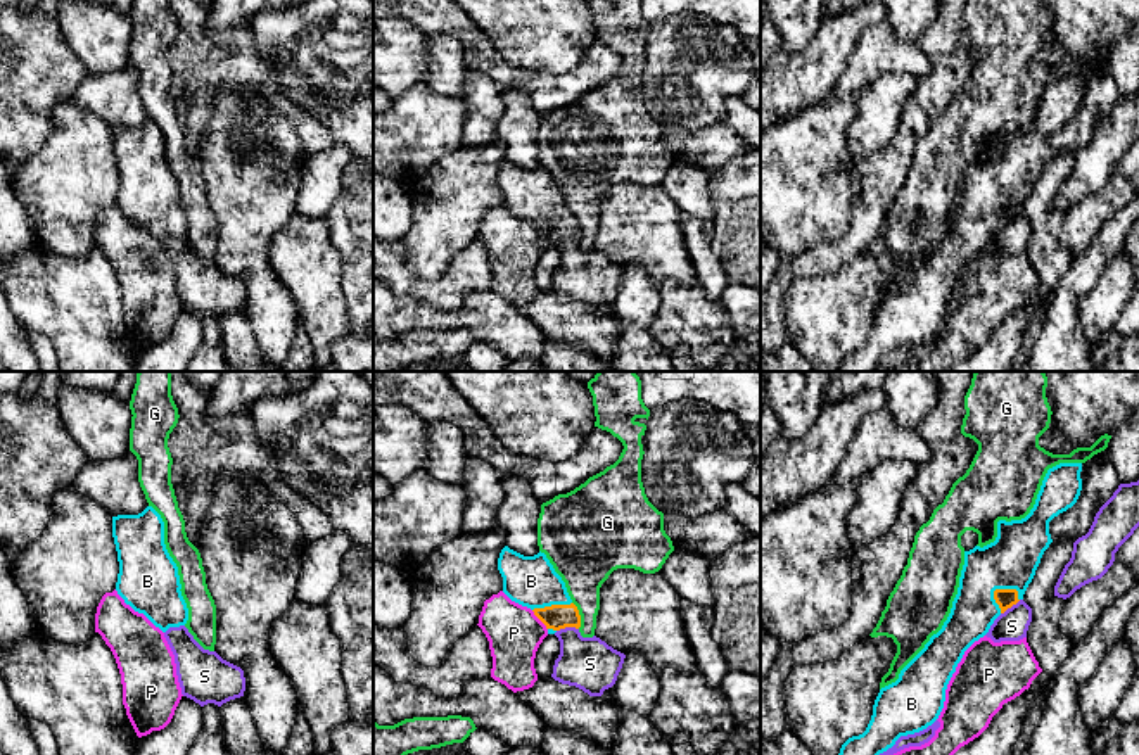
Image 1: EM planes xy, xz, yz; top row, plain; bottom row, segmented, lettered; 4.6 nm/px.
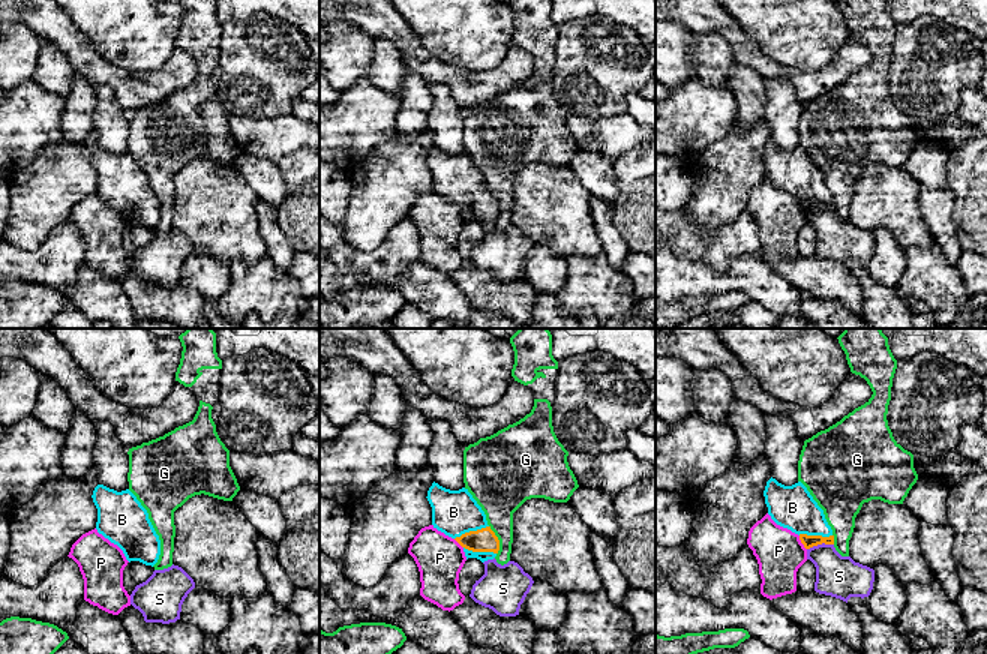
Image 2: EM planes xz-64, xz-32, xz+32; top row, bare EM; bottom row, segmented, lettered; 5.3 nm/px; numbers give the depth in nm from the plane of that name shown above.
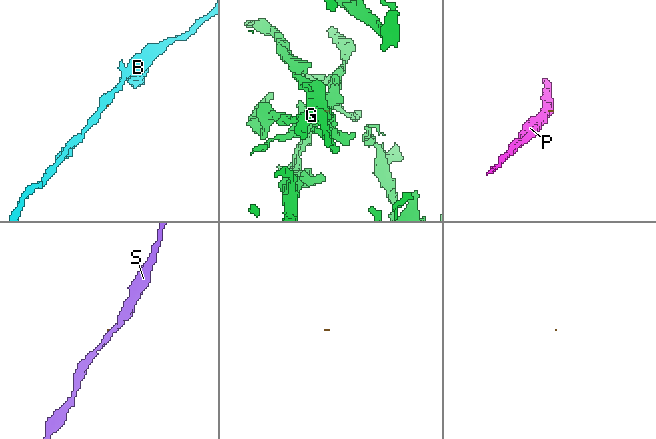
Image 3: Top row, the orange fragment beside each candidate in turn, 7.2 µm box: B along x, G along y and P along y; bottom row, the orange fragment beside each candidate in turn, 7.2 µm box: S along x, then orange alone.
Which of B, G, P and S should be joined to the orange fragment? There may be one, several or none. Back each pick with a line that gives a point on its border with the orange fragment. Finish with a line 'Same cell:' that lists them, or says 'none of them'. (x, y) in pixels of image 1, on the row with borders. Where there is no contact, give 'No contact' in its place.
B: Touches orange at yz (994, 591)
Same cell: B

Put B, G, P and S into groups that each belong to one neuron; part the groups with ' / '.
B / G / P / S

